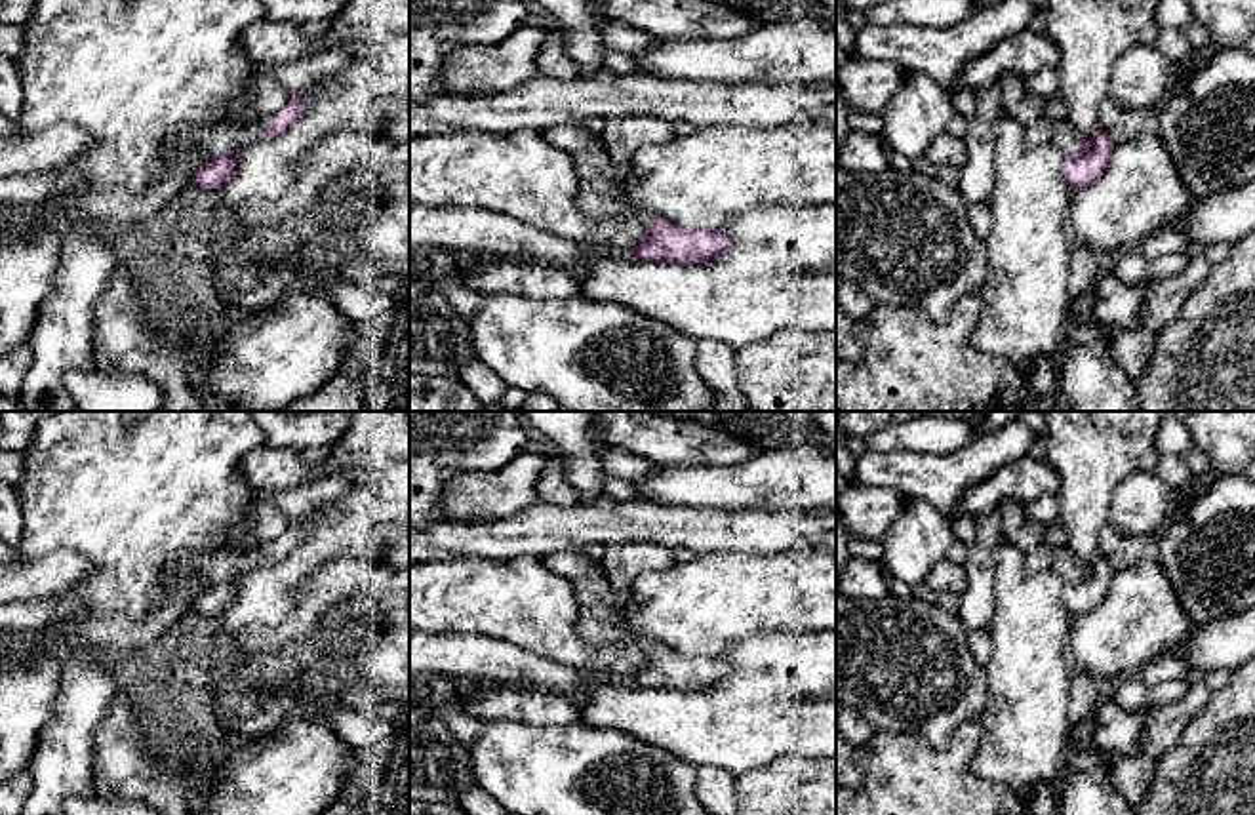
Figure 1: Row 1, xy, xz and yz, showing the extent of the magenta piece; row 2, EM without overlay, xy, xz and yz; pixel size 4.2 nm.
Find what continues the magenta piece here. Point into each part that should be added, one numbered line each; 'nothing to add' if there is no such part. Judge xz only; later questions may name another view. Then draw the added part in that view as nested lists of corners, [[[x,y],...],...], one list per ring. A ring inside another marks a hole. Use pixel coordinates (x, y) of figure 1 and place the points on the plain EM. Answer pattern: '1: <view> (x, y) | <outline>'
1: xz (598, 621) | [[[583,550],[547,554],[541,562],[573,586],[579,604],[575,630],[583,642],[590,646],[630,642],[644,651],[651,647],[653,640],[623,625],[621,607],[627,604],[627,594],[608,583],[600,562]]]

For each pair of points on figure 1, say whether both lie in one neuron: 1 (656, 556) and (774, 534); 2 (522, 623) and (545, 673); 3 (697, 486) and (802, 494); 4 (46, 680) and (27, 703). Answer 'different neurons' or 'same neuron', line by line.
1: different neurons
2: different neurons
3: same neuron
4: same neuron

